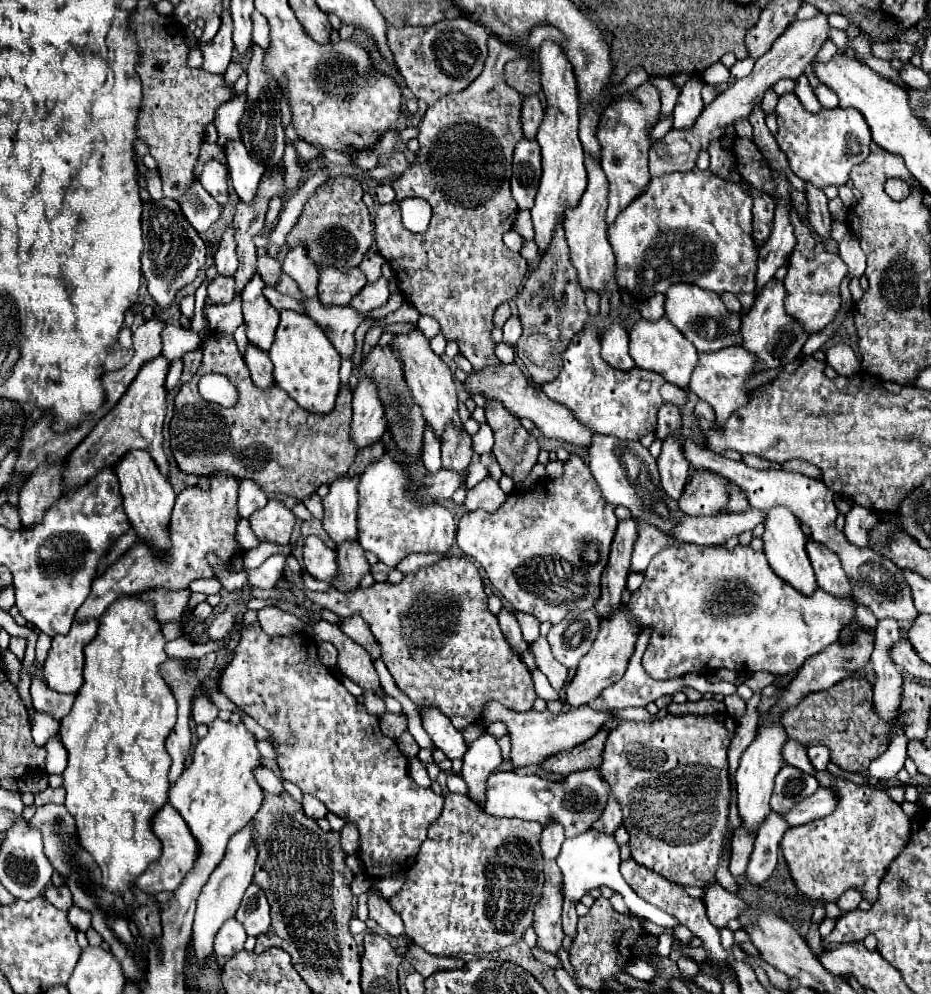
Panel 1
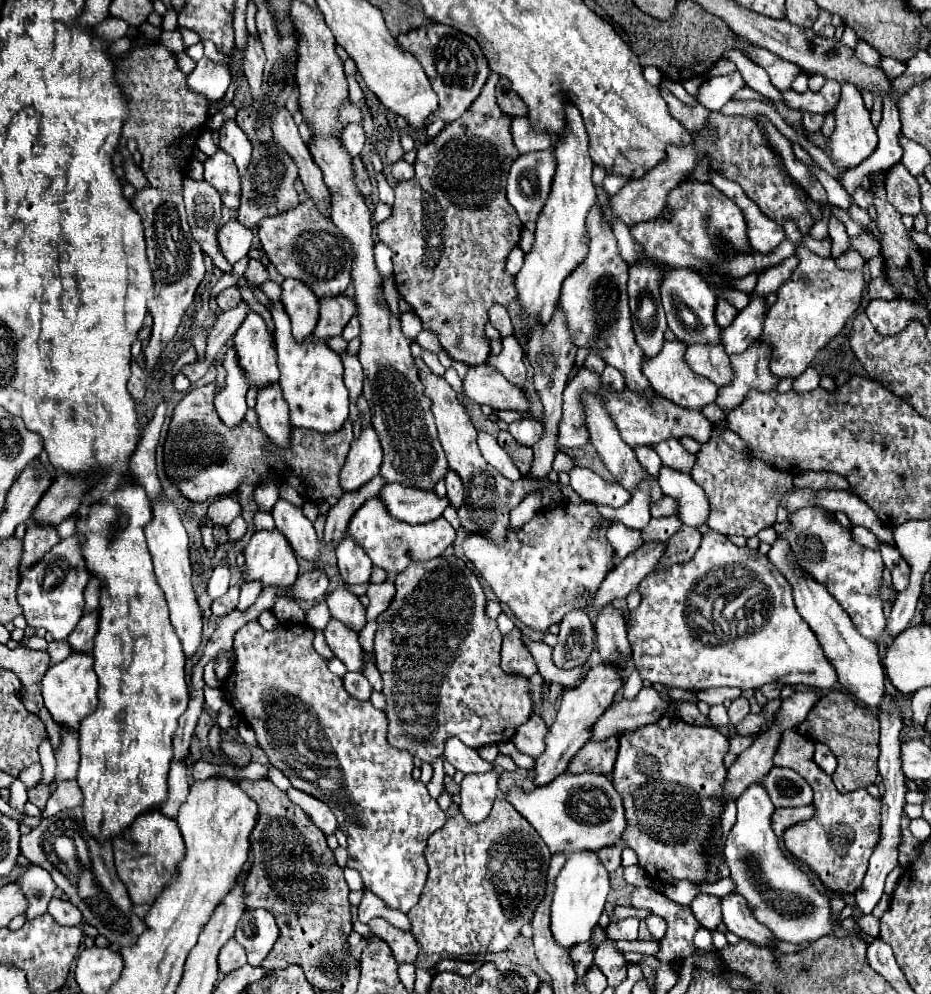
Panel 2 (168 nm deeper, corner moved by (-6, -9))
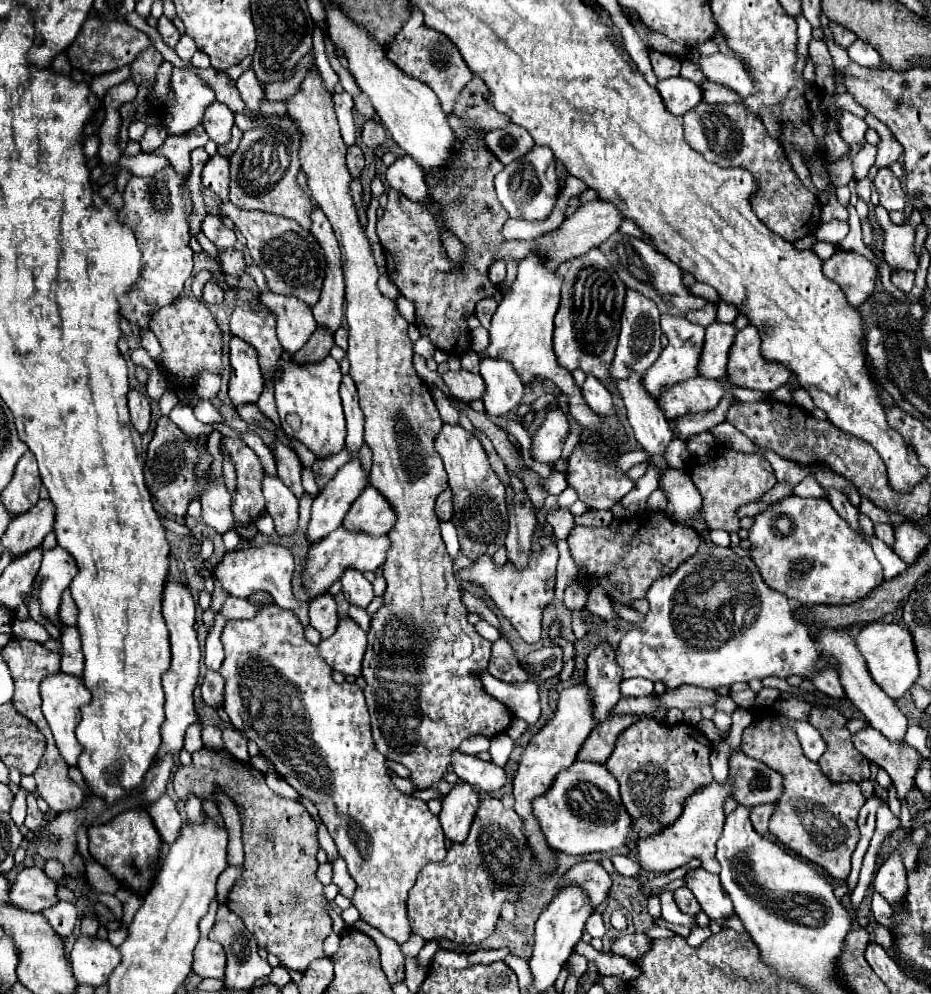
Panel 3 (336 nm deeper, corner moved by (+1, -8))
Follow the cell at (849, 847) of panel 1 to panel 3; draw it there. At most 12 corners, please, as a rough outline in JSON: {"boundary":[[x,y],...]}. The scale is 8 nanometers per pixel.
{"boundary":[[758,717],[742,751],[784,775],[770,833],[850,875],[858,783],[830,783],[796,733]]}

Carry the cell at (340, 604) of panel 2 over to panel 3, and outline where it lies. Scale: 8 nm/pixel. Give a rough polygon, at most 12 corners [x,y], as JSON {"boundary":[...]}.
{"boundary":[[342,617],[318,651],[332,669],[360,677],[366,631]]}

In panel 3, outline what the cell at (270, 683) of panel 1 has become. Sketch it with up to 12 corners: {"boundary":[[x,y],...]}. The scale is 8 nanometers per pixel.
{"boundary":[[276,603],[228,621],[224,711],[316,805],[362,919],[410,937],[446,857],[362,689]]}

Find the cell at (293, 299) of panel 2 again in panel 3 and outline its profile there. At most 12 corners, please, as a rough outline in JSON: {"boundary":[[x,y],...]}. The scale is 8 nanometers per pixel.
{"boundary":[[264,293],[280,345],[294,355],[316,329],[310,305]]}

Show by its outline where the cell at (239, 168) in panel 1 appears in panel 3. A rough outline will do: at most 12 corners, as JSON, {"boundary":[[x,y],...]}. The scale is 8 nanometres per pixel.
{"boundary":[[214,101],[202,125],[216,145],[230,141],[234,113]]}

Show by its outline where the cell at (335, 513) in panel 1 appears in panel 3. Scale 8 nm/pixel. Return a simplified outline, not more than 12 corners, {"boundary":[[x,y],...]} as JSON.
{"boundary":[[352,567],[342,573],[348,603],[366,607],[374,599],[372,583]]}

